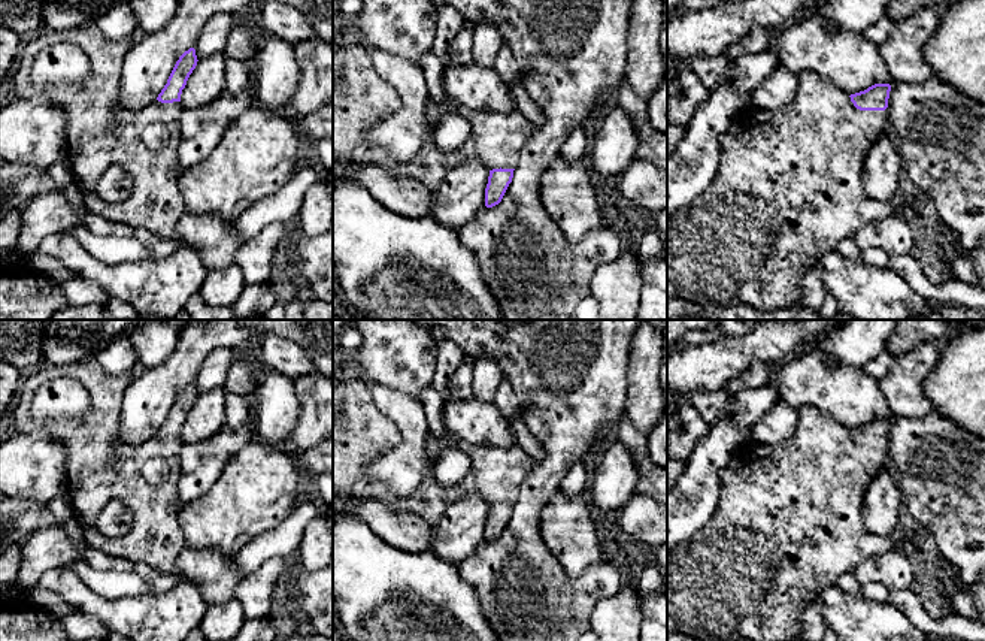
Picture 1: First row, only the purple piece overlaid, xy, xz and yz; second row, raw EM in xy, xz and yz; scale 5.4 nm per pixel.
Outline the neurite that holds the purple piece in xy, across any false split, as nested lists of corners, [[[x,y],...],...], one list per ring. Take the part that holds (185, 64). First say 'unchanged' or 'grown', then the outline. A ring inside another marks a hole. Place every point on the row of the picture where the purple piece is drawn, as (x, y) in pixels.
grown | [[[97,24],[31,36],[24,40],[10,73],[15,96],[43,97],[63,109],[67,134],[64,158],[75,182],[87,191],[90,212],[175,239],[176,224],[187,212],[176,176],[184,111],[181,94],[198,60],[194,48],[185,51],[158,97],[148,108],[131,111],[118,102],[128,42],[128,37],[106,37]],[[63,42],[81,48],[88,58],[87,81],[73,85],[33,84],[30,73],[37,54]],[[113,164],[130,173],[133,190],[127,200],[106,203],[93,187]]]

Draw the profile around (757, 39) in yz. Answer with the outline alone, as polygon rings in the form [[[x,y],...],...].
[[[761,27],[751,28],[742,39],[731,43],[725,54],[736,60],[742,55],[757,55],[772,46],[772,33]]]

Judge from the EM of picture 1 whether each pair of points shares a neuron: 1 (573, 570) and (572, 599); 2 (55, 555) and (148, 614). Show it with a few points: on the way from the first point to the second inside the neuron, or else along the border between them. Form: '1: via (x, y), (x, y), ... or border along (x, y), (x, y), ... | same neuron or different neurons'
1: border along (551, 552), (572, 577), (605, 562) | different neurons
2: border along (64, 565), (49, 568), (36, 583) | different neurons

